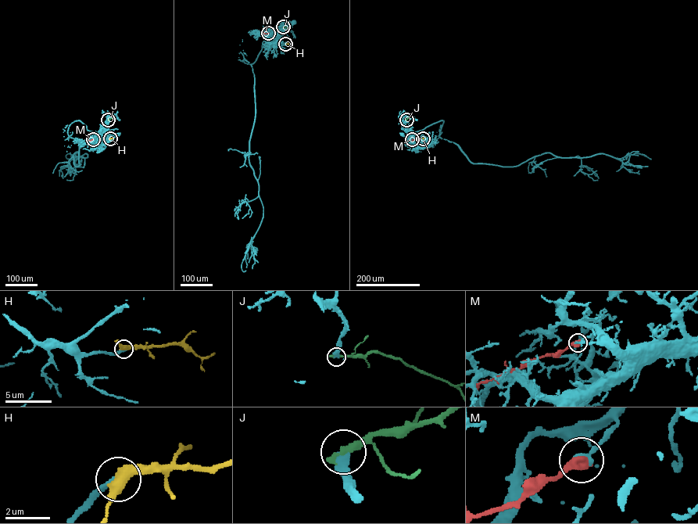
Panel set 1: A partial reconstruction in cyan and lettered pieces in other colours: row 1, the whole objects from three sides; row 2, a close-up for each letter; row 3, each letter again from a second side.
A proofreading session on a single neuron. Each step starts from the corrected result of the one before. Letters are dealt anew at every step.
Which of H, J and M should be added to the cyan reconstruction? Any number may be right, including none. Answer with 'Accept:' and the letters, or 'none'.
Accept: H

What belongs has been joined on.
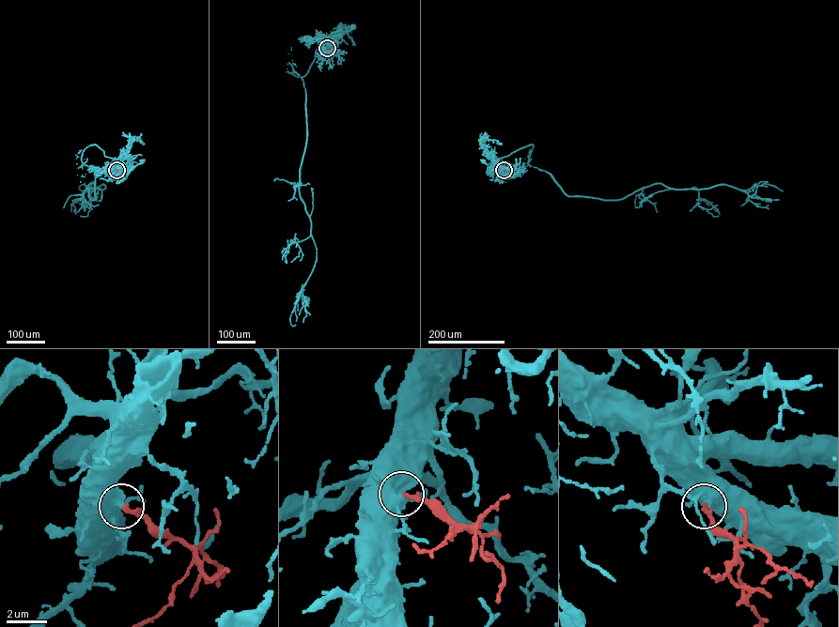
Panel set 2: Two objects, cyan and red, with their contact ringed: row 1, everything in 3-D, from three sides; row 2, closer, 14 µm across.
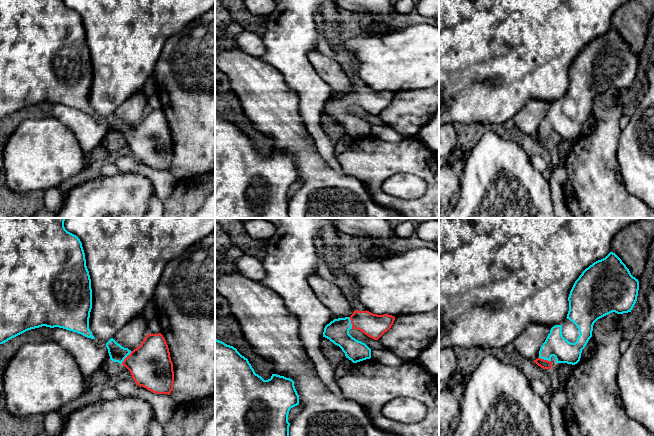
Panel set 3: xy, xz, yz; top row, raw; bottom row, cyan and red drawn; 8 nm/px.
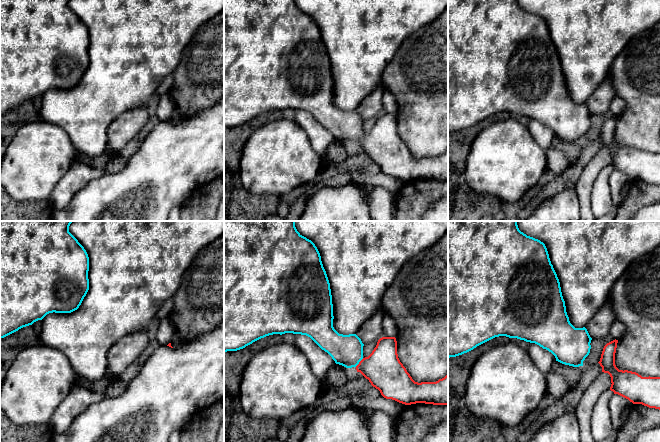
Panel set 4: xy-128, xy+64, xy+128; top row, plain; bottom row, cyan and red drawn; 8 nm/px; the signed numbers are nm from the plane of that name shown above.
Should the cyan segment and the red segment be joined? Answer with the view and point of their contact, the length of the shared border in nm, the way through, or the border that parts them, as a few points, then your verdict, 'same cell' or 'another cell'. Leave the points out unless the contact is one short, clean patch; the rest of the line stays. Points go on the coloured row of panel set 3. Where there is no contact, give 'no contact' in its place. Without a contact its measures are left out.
xy (126, 356) | 130 nm | across xy (117, 353), (126, 356), (134, 361), (150, 365) | same cell

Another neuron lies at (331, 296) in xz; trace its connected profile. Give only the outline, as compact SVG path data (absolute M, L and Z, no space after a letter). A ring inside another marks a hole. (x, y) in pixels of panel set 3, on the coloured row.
M318 273L310 275L309 284L335 319L350 317L355 311L351 301L343 294L340 286L323 279Z

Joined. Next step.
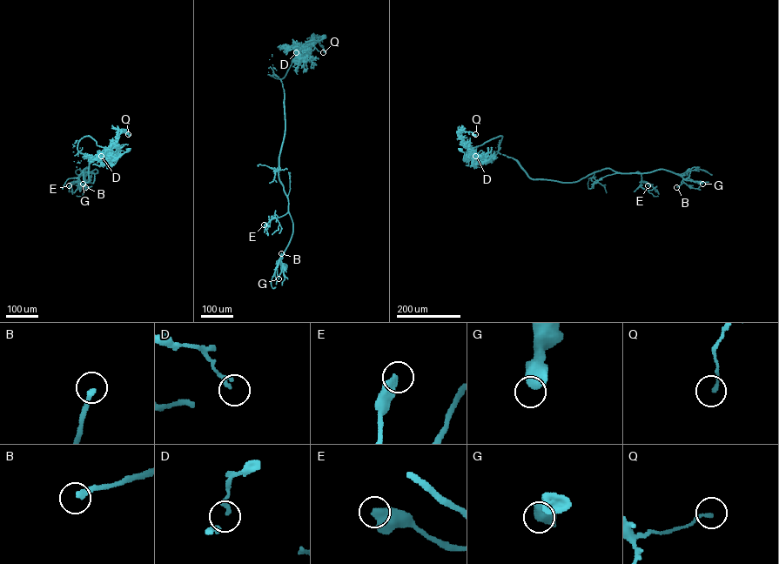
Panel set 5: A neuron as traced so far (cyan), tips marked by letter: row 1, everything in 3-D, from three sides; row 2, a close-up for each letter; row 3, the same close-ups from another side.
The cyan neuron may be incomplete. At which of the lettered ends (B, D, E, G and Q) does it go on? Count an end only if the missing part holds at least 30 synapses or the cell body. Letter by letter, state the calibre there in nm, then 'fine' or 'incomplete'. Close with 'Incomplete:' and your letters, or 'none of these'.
B: 260 nm | fine
D: 200 nm | fine
E: 500 nm | fine
G: 650 nm | fine
Q: 140 nm | fine
Incomplete: none of these

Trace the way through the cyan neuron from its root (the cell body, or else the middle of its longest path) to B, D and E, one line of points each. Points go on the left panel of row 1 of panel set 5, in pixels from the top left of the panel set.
B: (129, 150), (111, 161), (107, 149), (82, 137), (83, 180), (84, 169), (97, 171), (85, 176), (85, 187)
D: (129, 150), (114, 161), (107, 155), (101, 156)
E: (129, 150), (111, 161), (83, 137), (77, 148), (88, 157), (85, 182), (83, 170), (93, 173), (69, 185)

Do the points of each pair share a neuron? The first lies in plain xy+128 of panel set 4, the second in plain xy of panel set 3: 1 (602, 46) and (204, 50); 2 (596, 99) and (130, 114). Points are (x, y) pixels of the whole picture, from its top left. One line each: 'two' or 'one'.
1: two
2: one

